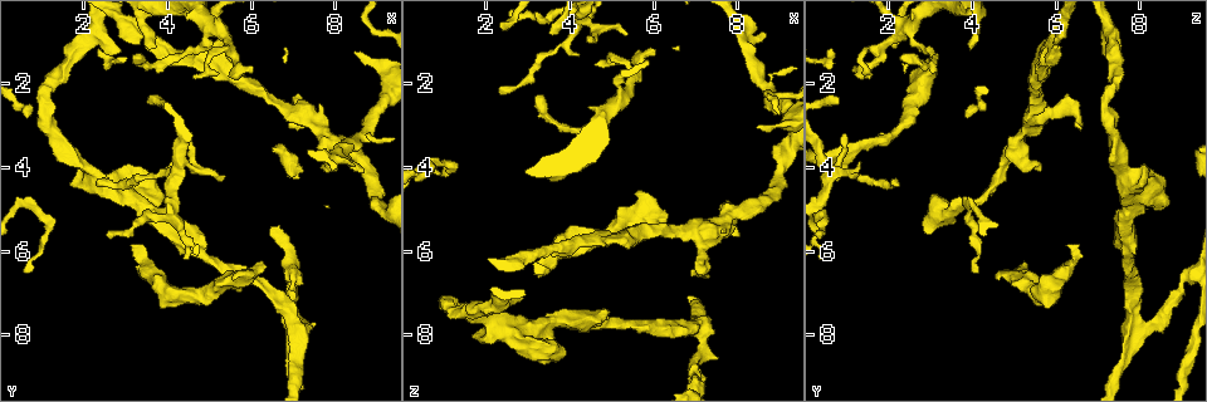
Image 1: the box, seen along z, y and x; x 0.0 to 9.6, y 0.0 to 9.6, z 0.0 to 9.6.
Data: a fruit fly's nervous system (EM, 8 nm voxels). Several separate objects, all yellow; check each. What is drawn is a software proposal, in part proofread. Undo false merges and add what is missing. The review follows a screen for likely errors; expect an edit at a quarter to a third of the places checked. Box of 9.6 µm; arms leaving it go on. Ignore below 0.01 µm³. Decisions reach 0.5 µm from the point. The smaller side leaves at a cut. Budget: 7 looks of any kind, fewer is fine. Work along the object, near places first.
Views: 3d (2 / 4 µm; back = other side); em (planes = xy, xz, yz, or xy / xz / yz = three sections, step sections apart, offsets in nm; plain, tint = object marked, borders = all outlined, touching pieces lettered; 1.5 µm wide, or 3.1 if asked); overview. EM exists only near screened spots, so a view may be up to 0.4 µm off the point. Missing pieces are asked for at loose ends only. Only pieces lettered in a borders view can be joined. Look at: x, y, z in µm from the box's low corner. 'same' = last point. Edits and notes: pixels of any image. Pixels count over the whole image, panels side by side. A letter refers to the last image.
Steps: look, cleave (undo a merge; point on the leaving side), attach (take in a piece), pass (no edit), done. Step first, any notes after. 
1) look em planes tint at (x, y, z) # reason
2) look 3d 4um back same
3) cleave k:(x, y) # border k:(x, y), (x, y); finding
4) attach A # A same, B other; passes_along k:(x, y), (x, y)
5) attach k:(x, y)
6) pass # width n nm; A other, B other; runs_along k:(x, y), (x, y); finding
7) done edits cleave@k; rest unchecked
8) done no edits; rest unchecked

look 3d 4um at (8.00, 3.35, 5.10) # abrupt turn

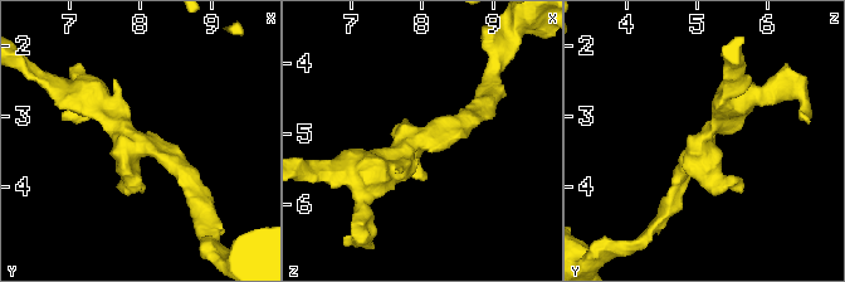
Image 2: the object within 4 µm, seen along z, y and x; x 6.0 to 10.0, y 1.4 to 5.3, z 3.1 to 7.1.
look em planes tint at (7.95, 3.35, 5.10) # shape alone is not enough

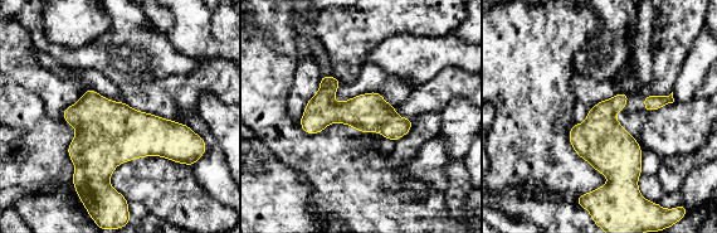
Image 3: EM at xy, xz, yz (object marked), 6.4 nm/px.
look em planes borders same

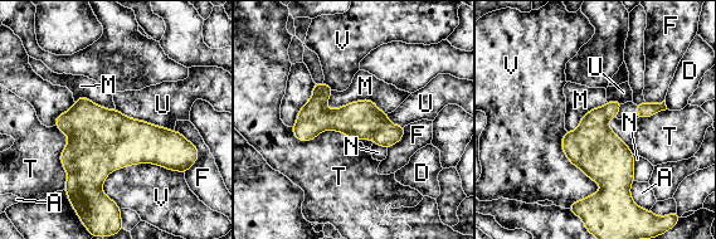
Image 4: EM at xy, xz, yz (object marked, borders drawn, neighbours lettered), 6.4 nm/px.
pass # width 240 nm; A other, D other, F other, M other, N other, T other, U other, V other; continuous, no second neuron

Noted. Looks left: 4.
look 3d 2um at (6.30, 6.25, 5.20) # thick end

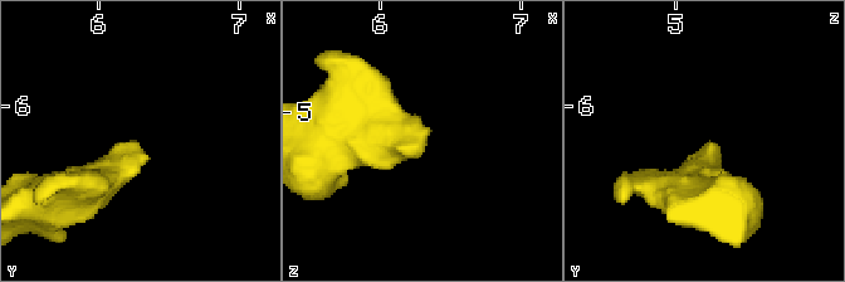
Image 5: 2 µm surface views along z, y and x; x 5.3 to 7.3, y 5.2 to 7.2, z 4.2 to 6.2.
look em planes borders at (6.26, 6.26, 5.22) # shape alone is not enough

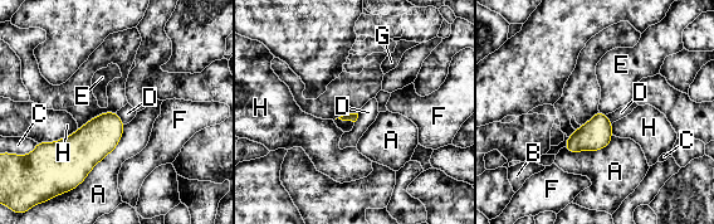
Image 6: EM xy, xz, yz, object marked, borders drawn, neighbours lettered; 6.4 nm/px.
pass # longest_contact A 550 nm; A other, B other, C other, D other, E other, F other, G other, H other; no lettered piece goes on from it

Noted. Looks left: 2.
look em planes borders at (2.90, 0.90, 6.10)

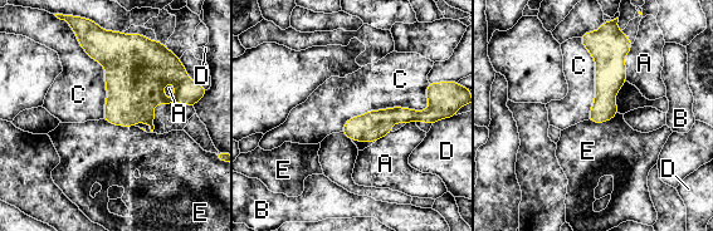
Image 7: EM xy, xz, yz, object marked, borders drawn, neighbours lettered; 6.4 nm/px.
pass # width 160 nm; A other, B other, C other, D other, E other; border 7:(103, 118), (121, 126), (135, 126); none of them fits

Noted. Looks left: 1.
done no edits; rest unchecked

